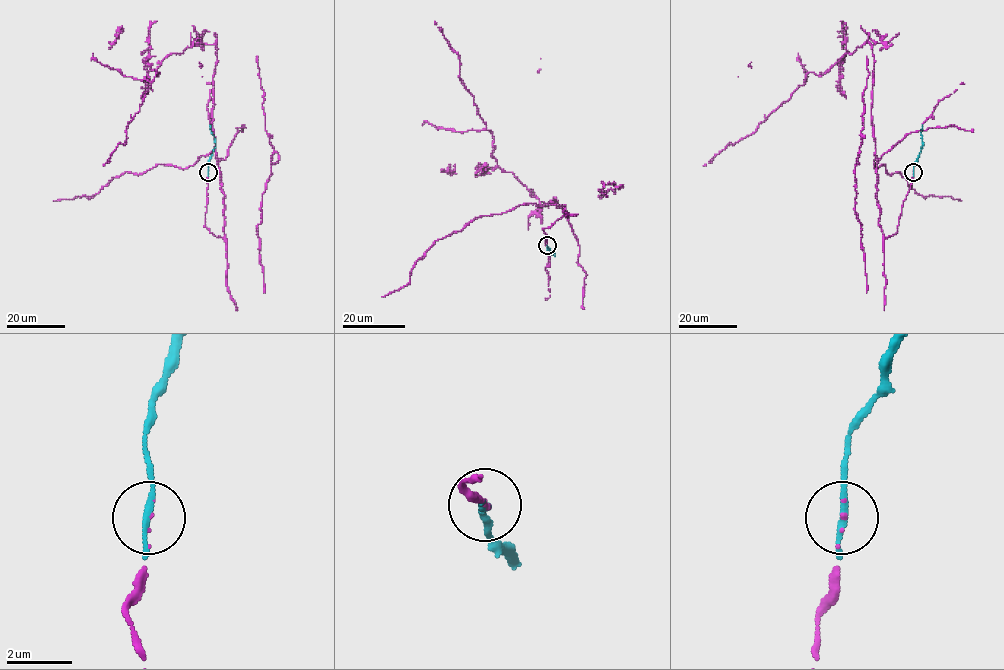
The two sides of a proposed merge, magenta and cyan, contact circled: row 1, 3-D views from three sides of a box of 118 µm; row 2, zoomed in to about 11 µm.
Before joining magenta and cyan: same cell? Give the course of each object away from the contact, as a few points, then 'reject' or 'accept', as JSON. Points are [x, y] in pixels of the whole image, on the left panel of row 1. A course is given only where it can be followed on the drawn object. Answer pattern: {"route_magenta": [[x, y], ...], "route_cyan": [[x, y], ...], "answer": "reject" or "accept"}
{"route_magenta": [[208, 172], [205, 226], [224, 238], [212, 127], [216, 47], [200, 39], [162, 61], [126, 143], [102, 166]], "route_cyan": [[208, 172], [208, 163], [215, 145], [210, 124]], "answer": "accept"}

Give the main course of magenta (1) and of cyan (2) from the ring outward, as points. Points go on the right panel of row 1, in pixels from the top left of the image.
1: (914, 172), (897, 231), (885, 238), (870, 39), (821, 75), (809, 72), (757, 129), (703, 166)
2: (914, 172), (922, 145), (922, 124)

